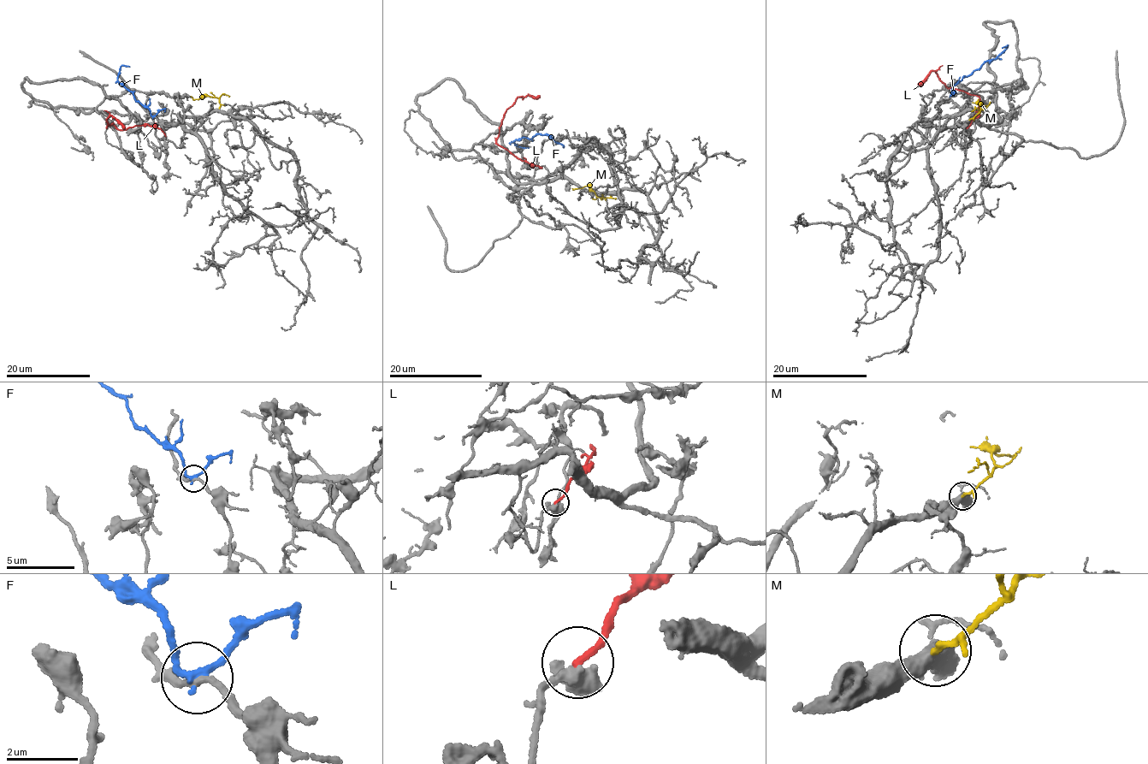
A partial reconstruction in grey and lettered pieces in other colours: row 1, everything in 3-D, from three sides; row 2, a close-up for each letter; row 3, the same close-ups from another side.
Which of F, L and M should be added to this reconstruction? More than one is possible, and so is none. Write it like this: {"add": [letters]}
{"add": ["M"]}

